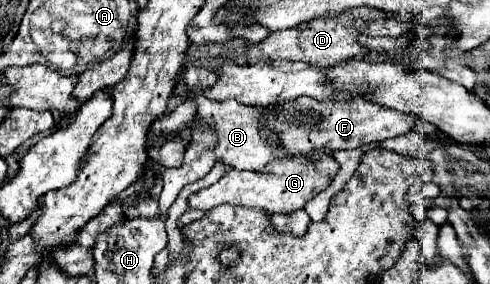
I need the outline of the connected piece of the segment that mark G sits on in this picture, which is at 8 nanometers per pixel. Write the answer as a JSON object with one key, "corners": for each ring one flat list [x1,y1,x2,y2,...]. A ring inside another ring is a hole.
{"corners":[[295,156,295,158,285,158,285,160,275,160,267,170,255,174,255,172,239,172,239,170,229,170,225,172,215,184,201,188,199,192,193,192,189,196,189,208,197,210,211,210,219,204,231,204,231,206,249,206,249,208,263,208,271,214,275,212,293,212,303,208,315,194,323,192,335,178,339,170,339,164,335,162,333,156,315,158,315,162,307,162,305,156]]}

